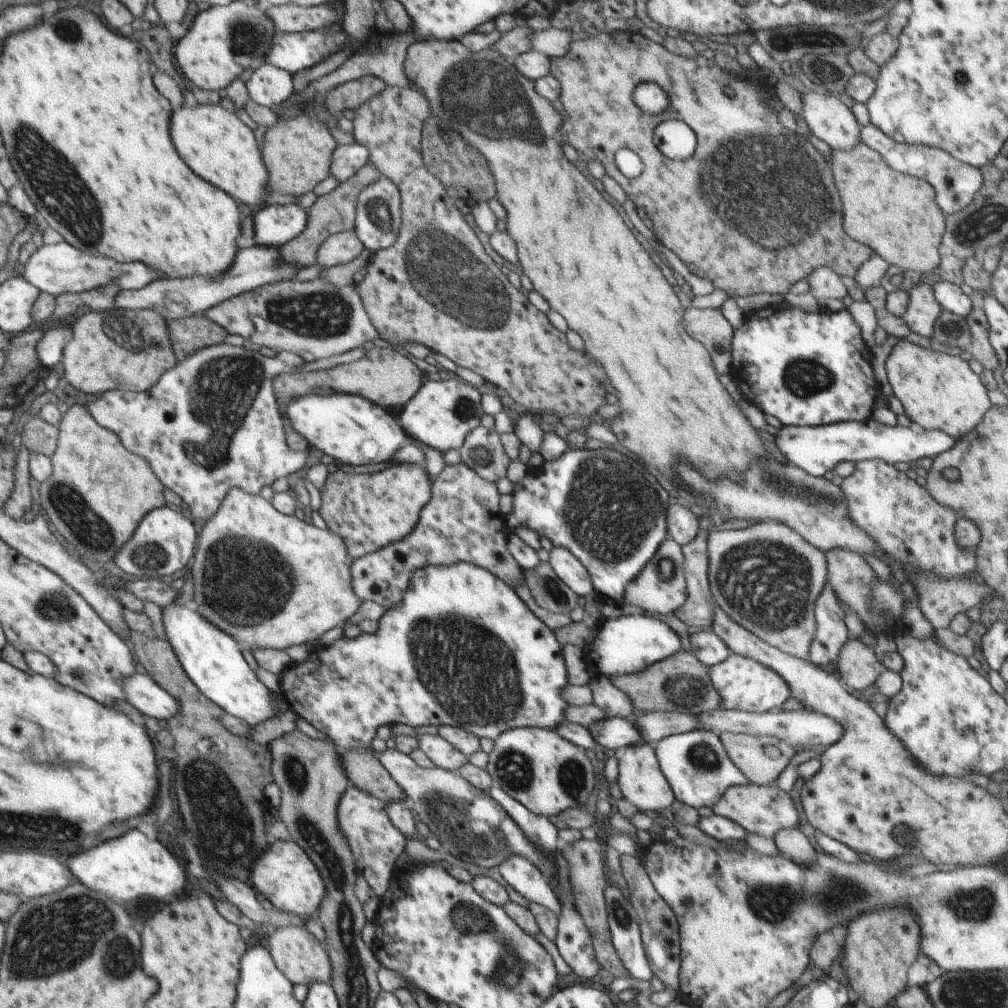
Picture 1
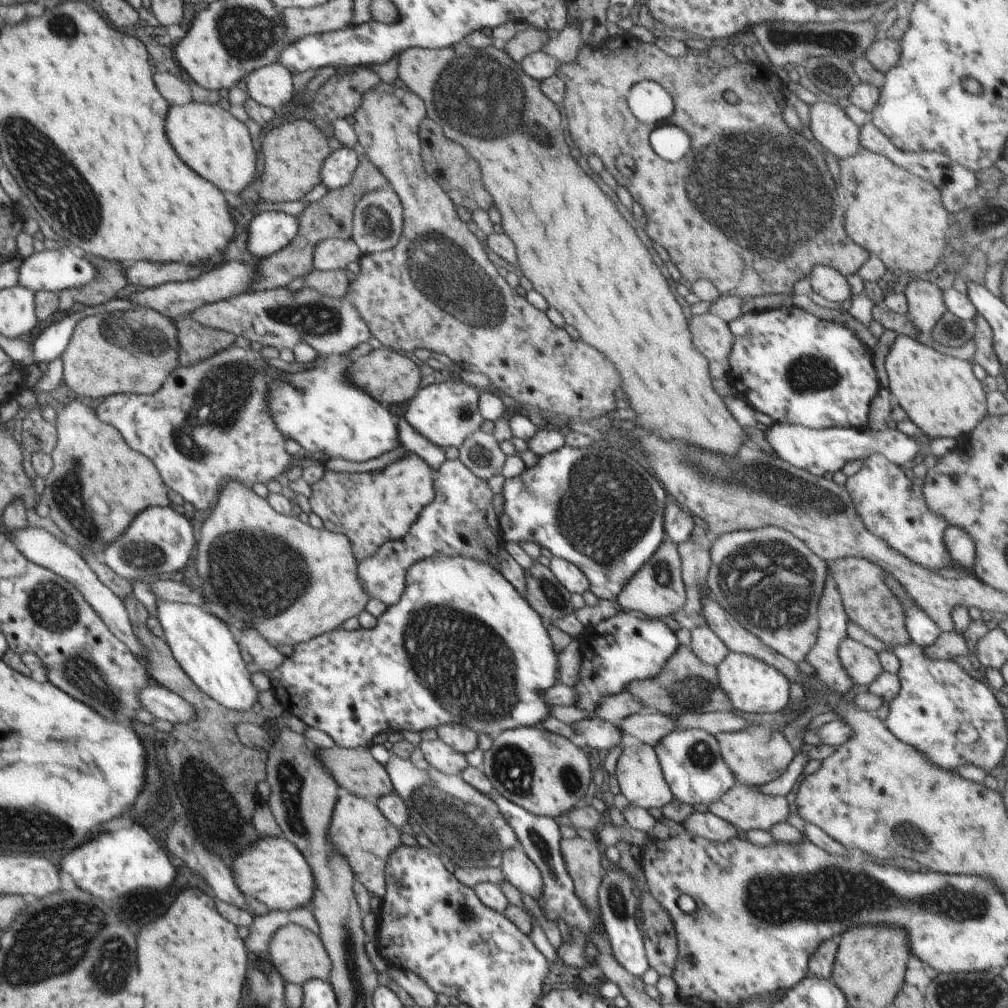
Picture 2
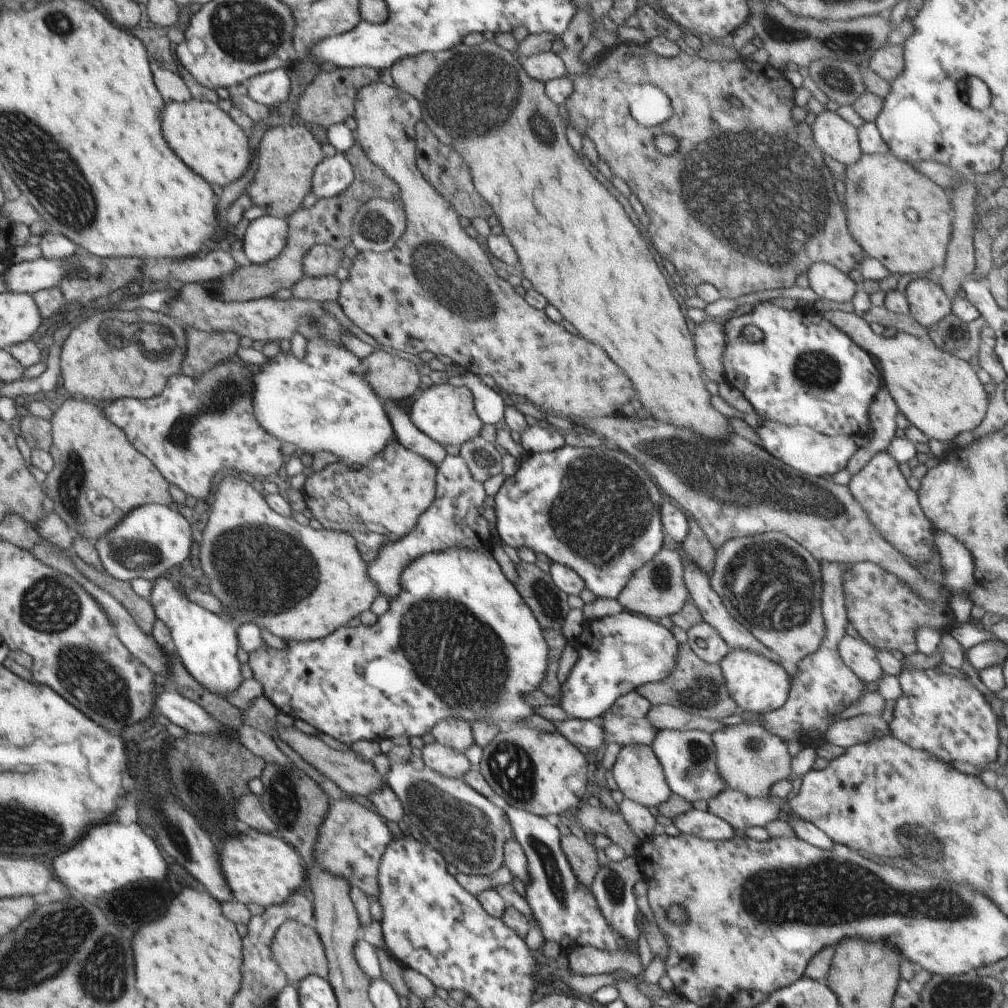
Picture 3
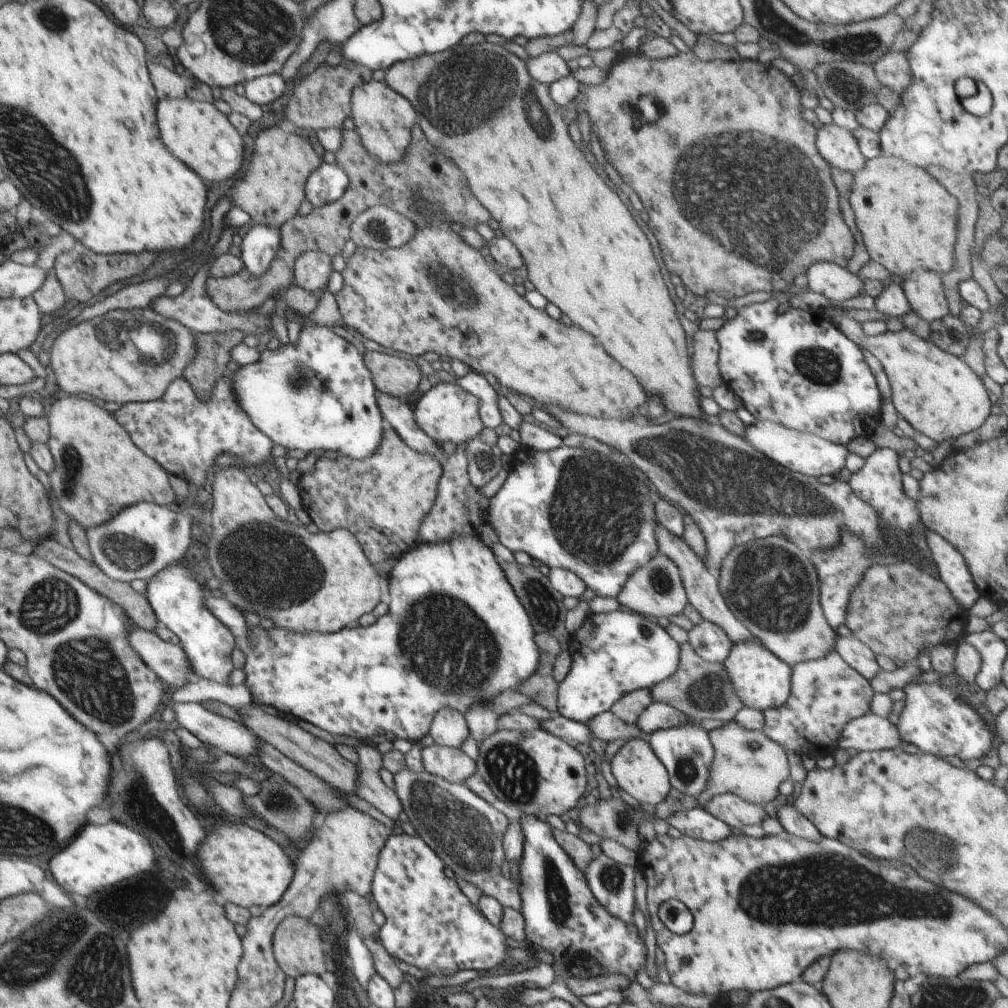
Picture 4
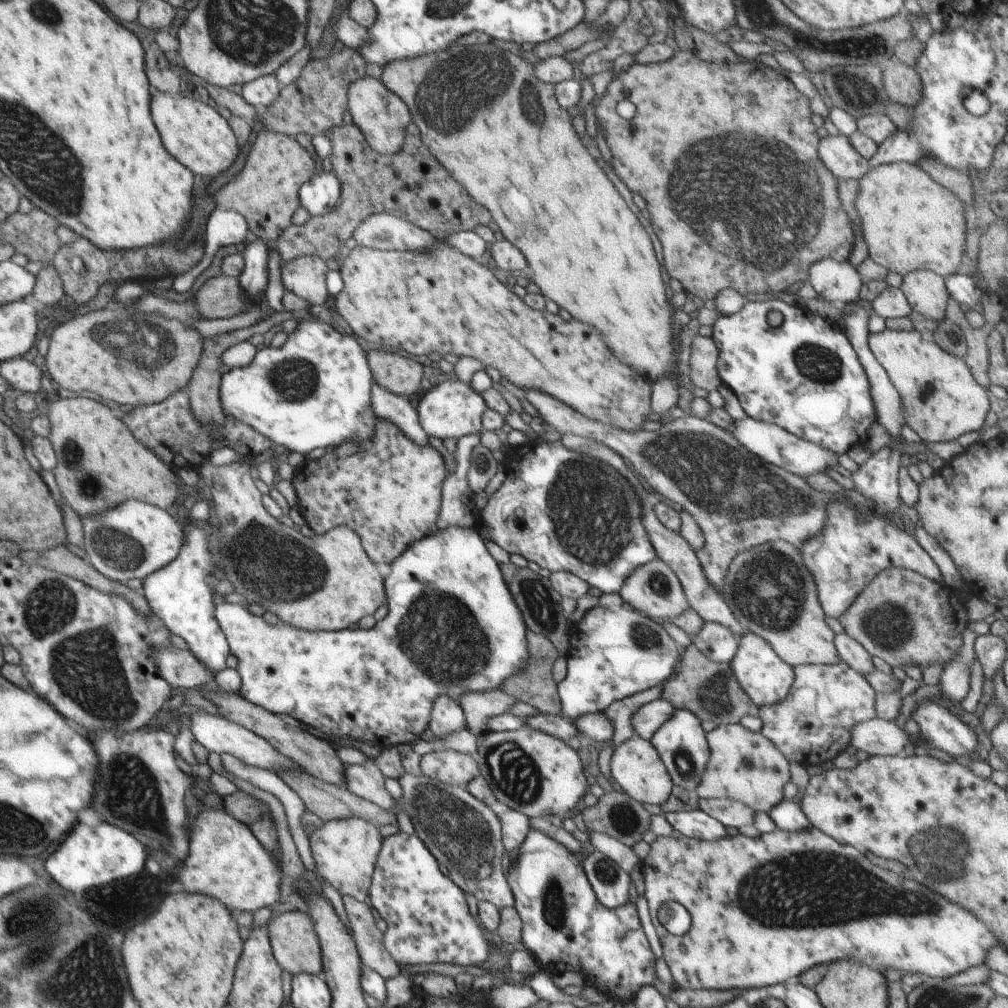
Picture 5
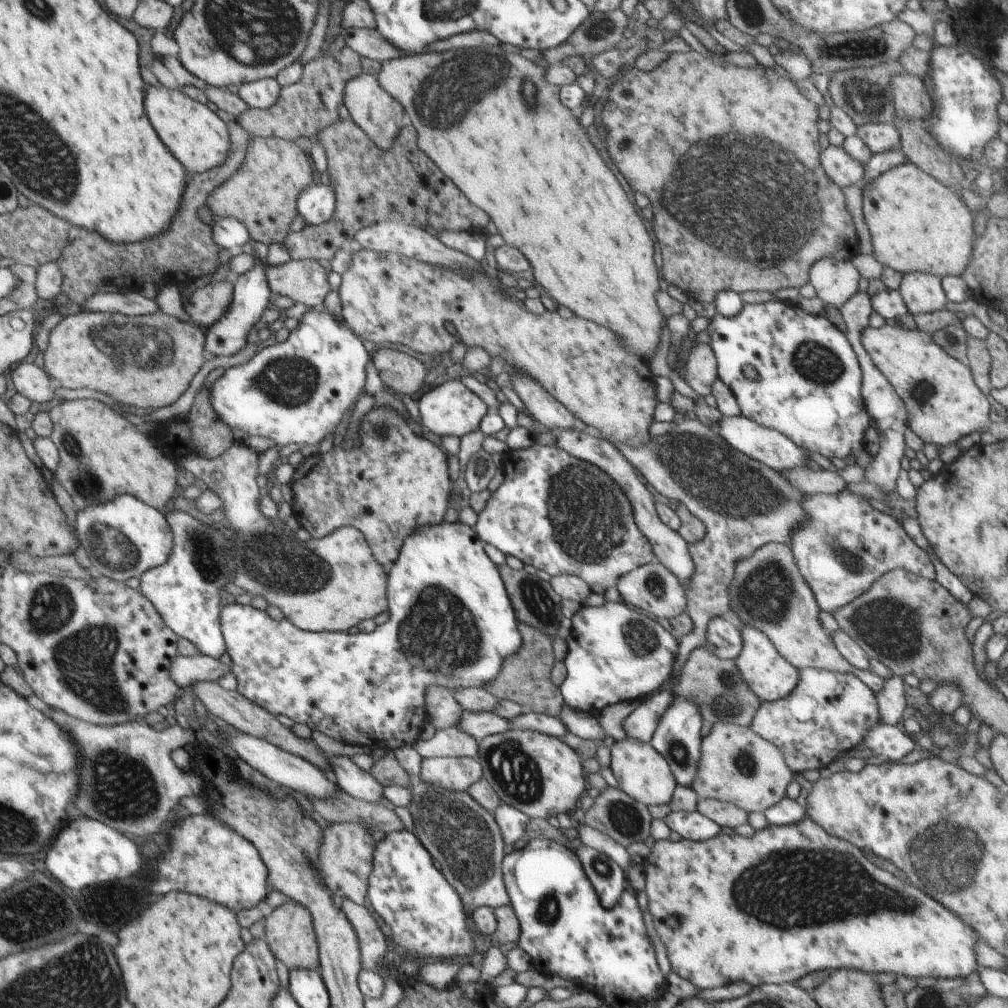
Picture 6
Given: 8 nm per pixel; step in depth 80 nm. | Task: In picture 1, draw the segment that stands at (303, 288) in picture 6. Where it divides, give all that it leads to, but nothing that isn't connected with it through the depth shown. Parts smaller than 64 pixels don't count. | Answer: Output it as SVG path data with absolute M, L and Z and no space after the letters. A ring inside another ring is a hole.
M354 230L334 233L317 250L317 264L323 268L346 264L365 250Z

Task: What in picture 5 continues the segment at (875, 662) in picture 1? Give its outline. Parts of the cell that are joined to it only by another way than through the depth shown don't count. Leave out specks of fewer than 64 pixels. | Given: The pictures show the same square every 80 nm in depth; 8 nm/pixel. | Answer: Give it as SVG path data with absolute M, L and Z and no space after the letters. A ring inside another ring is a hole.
M835 634L834 643L841 661L846 662L855 672L865 677L876 670L873 657L868 650L848 634Z

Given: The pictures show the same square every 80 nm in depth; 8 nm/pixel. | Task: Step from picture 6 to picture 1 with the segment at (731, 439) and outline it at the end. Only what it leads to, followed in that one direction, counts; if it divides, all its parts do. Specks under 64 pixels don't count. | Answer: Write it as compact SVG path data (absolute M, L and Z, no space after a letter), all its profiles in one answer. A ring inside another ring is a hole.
M872 418L865 422L847 421L821 426L783 425L778 430L776 444L788 463L803 469L808 475L824 477L826 472L834 470L839 462L855 463L867 459L881 459L889 464L916 461L925 457L930 459L951 450L957 441L939 431L926 431L916 426L905 428L884 426Z

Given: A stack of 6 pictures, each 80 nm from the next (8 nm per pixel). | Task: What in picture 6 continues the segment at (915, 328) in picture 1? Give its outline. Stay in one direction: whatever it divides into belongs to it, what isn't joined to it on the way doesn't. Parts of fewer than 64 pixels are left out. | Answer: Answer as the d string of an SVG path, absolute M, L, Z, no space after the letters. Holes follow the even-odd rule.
M912 272L904 275L899 292L913 316L942 311L948 302L941 278L932 274Z

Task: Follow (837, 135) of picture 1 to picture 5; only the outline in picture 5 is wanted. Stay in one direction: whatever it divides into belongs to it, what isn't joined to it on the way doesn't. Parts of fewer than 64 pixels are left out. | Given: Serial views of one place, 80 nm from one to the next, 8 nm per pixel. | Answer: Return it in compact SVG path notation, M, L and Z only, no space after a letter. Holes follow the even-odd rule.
M822 132L818 138L820 163L830 170L836 180L840 178L840 180L858 181L871 168L869 160L860 156L852 147L848 136Z

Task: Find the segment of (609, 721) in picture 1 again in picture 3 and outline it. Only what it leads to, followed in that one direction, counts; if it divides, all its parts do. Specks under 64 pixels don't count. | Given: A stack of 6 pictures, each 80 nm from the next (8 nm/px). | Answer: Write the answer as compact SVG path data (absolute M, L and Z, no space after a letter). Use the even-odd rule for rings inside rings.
M570 717L564 722L554 723L554 726L561 733L561 736L564 736L578 748L585 747L594 751L606 741L606 734L602 730L602 724L594 719L581 720Z

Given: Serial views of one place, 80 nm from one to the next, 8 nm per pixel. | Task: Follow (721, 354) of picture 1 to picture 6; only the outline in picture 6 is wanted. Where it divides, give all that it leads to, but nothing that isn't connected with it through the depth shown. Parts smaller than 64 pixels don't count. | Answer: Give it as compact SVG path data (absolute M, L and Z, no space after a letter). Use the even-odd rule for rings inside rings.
M697 343L689 352L685 362L685 382L688 386L705 398L711 395L712 384L719 379L717 361L710 344Z

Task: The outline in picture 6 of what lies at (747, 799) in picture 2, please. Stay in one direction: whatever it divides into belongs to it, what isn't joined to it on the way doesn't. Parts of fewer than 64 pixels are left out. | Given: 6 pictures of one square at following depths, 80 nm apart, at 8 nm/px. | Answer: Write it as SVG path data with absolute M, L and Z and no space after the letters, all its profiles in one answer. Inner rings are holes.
M699 797L697 812L713 820L722 828L726 826L726 828L732 829L740 826L740 824L746 824L749 815L744 809L738 808L735 804Z

